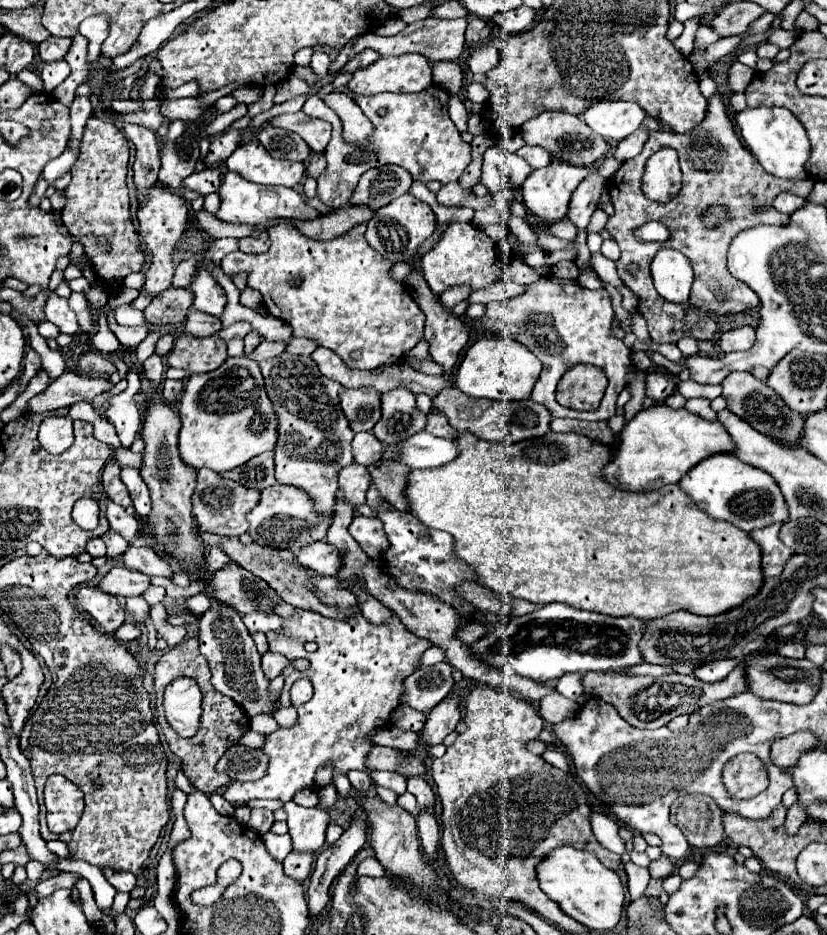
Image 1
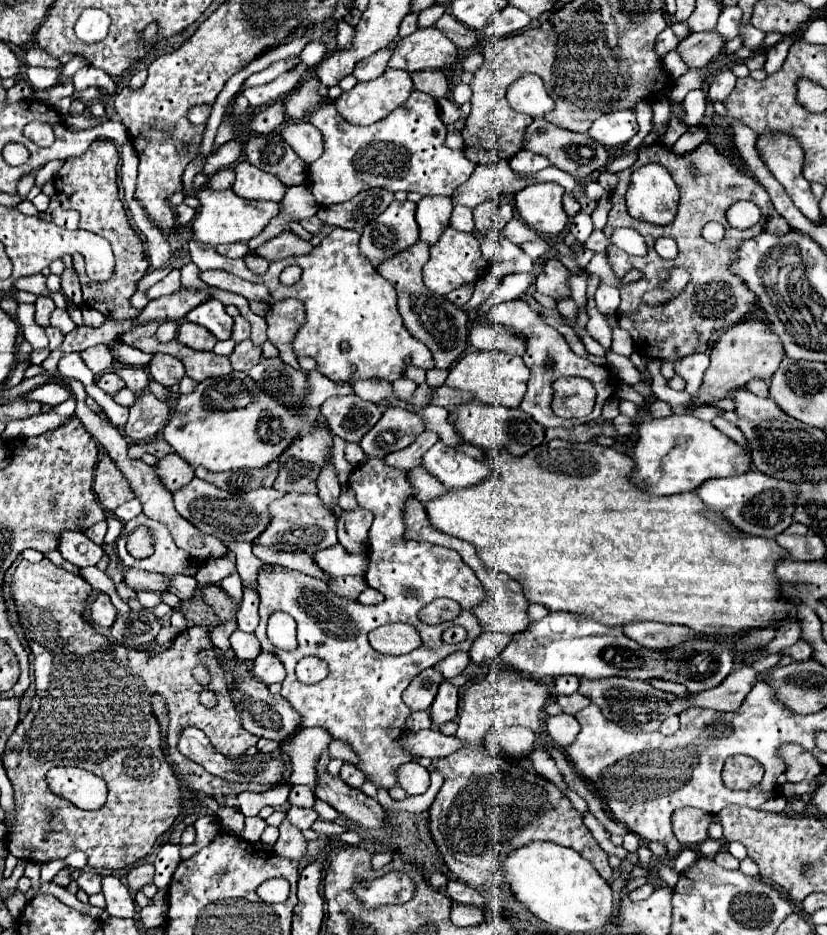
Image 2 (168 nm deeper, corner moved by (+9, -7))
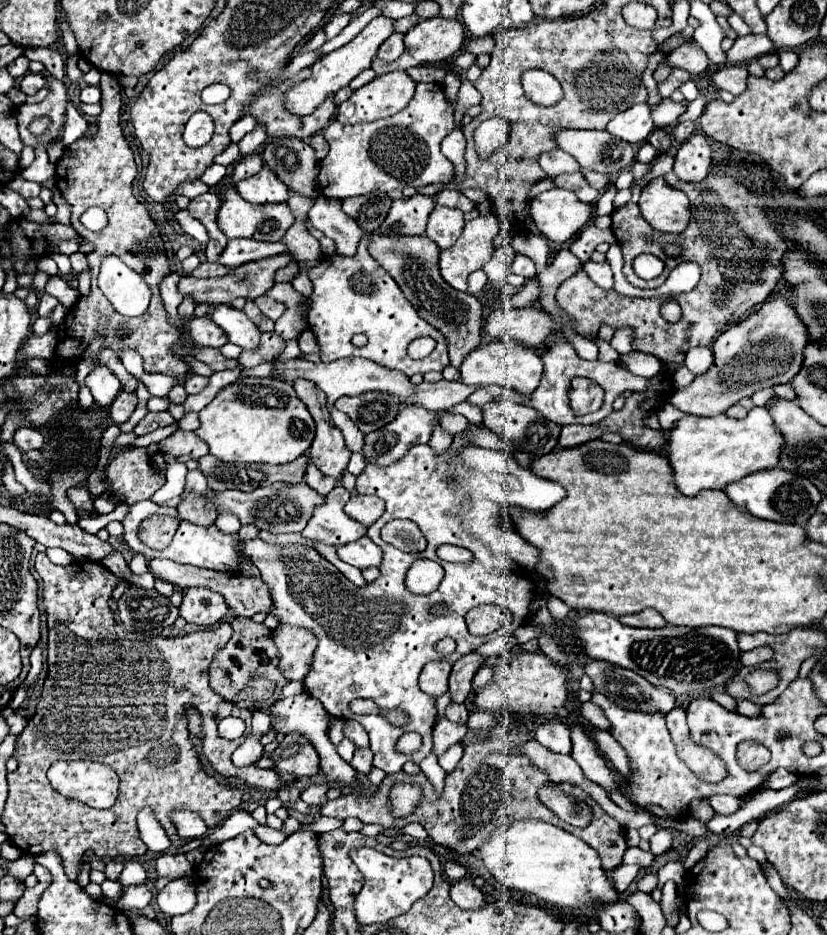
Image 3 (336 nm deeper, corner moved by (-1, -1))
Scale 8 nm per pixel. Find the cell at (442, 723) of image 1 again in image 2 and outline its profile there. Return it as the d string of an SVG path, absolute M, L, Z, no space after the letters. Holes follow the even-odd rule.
M442 683L438 689L438 695L430 707L432 727L438 729L442 723L452 721L458 711L458 689L452 683Z

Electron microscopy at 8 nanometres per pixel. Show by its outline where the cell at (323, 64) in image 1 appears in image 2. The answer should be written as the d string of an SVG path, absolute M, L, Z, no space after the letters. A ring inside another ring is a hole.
M312 41L312 43L308 43L308 45L304 47L304 51L302 51L302 55L300 55L300 61L302 61L306 67L314 69L314 67L318 67L318 65L324 61L324 57L326 57L324 53L326 53L324 43Z

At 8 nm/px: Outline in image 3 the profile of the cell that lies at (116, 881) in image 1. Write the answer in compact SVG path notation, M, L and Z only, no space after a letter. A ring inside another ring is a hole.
M140 885L140 887L124 887L124 897L118 899L116 907L118 909L132 909L132 907L144 909L150 901L152 901L152 893L150 893L150 889L146 885Z

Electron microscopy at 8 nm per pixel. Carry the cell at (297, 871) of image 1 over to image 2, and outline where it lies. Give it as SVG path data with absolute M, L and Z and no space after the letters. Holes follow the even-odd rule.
M284 819L280 825L280 837L274 845L274 853L280 855L282 859L292 859L298 863L306 855L306 845L308 843L304 835Z

